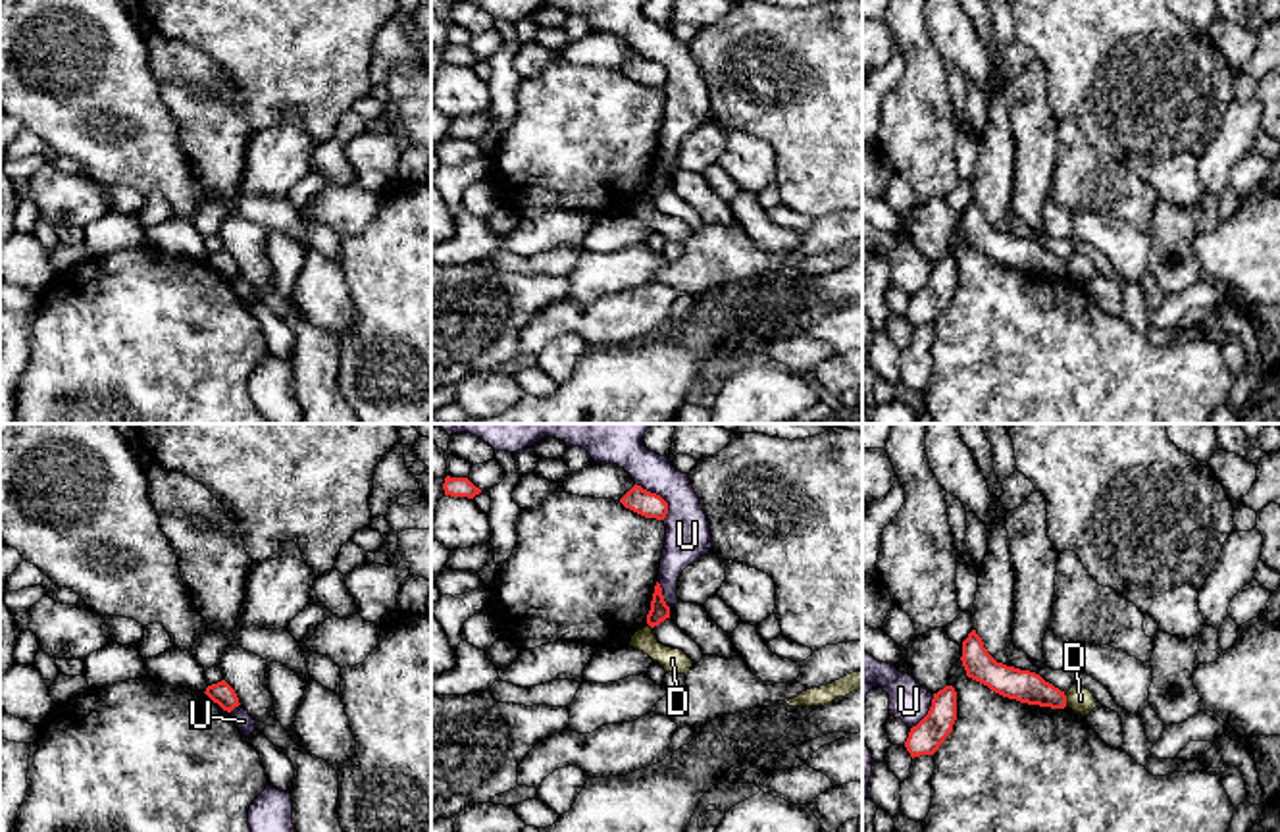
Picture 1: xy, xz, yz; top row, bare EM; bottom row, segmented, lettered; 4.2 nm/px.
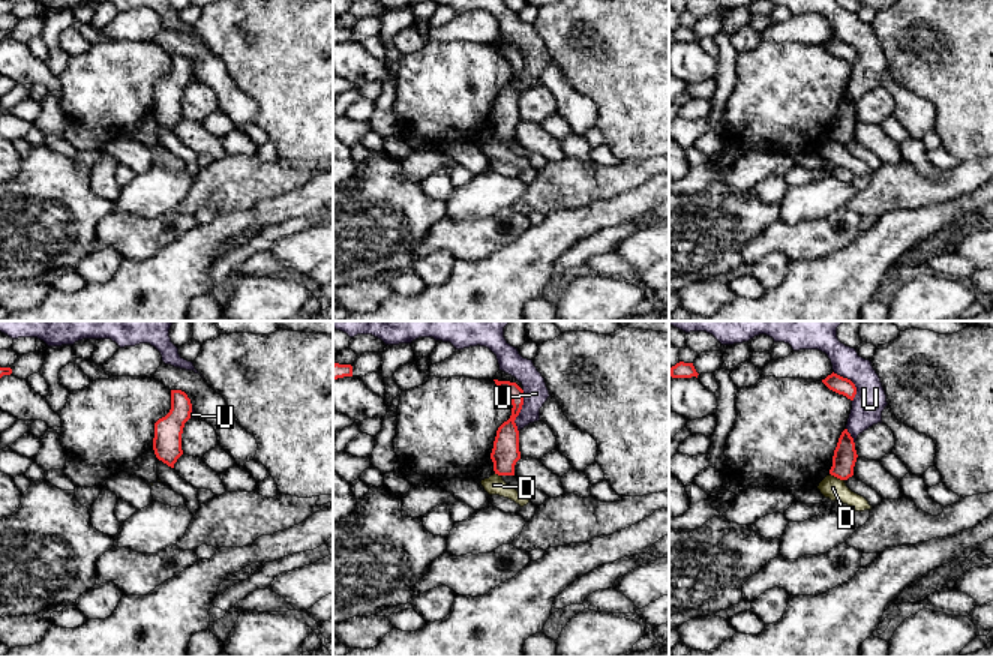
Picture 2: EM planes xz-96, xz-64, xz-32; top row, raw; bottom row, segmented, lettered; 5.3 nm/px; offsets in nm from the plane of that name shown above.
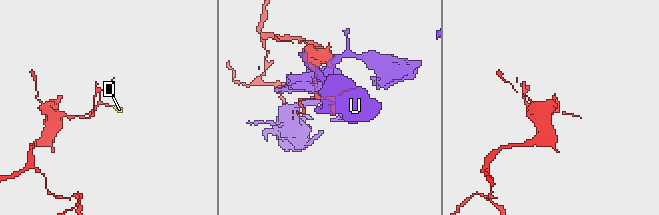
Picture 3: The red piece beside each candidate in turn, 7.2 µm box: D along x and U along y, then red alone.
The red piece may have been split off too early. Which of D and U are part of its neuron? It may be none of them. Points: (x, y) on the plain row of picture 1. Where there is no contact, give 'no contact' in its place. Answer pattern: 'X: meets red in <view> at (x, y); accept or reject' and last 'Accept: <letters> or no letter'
D: meets red in yz at (1065, 268); reject
U: meets red in xz at (661, 66); reject
Accept: no letter

